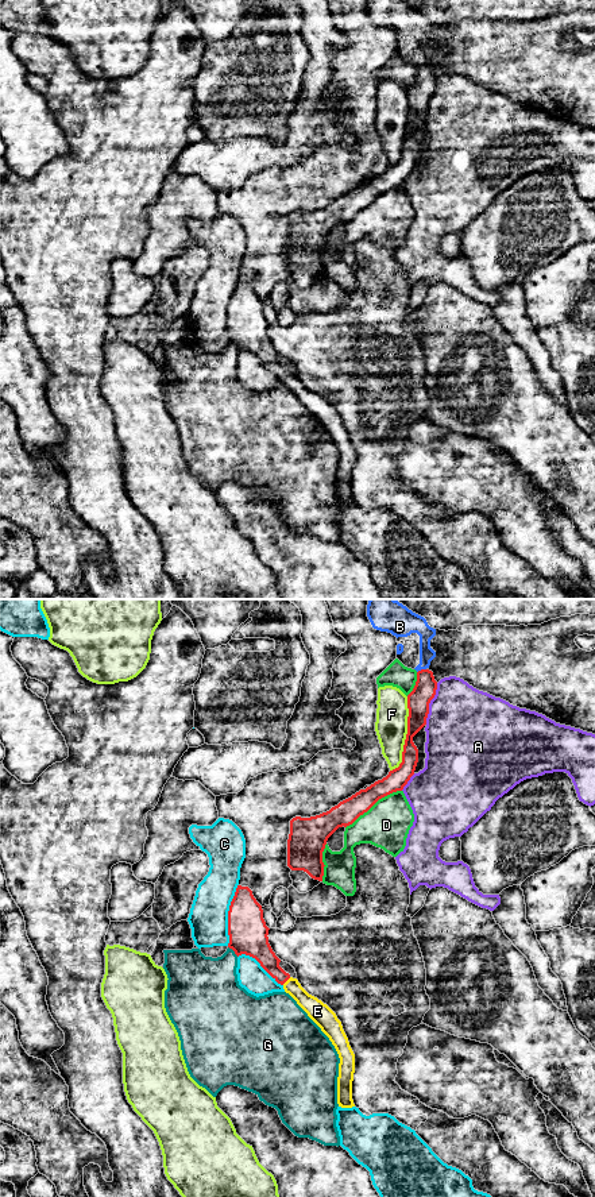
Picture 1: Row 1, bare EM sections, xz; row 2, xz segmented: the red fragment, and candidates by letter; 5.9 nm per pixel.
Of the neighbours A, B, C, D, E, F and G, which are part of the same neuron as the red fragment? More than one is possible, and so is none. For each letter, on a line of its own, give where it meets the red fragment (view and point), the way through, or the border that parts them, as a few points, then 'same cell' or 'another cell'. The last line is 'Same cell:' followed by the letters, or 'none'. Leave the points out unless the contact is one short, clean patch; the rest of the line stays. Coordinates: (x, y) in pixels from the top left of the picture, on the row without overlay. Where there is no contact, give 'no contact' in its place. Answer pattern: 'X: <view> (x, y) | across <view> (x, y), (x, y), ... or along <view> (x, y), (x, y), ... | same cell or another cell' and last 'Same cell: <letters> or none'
A: xz (429, 97) | another cell
B: xz (421, 65) | along xz (425, 64), (417, 68) | another cell
C: xz (228, 311) | another cell
D: xz (373, 200) | another cell
E: xz (286, 375) | across xz (259, 343), (270, 359), (286, 375), (316, 405) | same cell
F: xz (406, 131) | another cell
G: xz (234, 346) | another cell
Same cell: E

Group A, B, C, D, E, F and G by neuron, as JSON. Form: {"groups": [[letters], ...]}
{"groups": [["A"], ["B"], ["C"], ["D"], ["E"], ["F"], ["G"]]}

